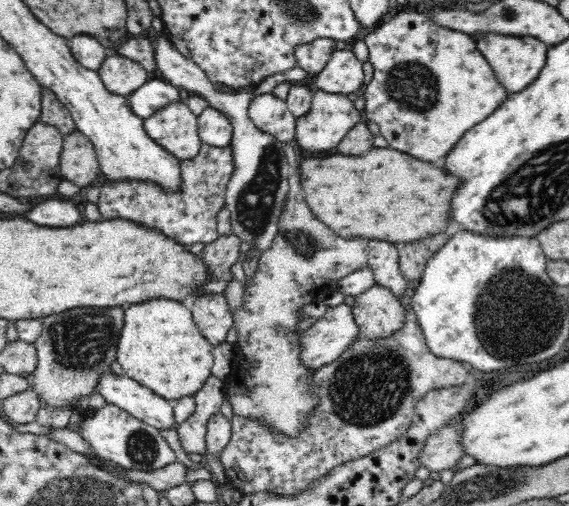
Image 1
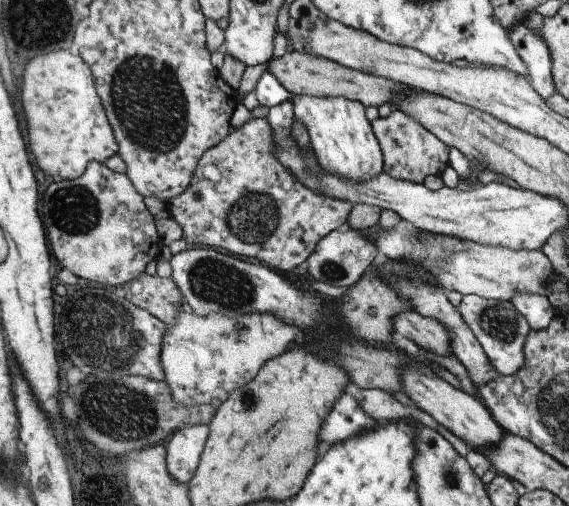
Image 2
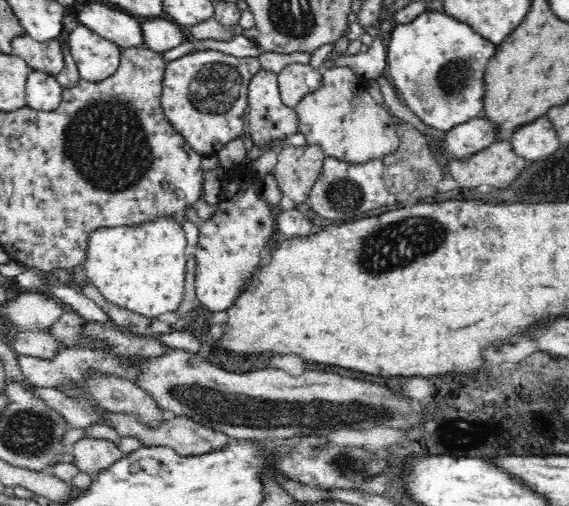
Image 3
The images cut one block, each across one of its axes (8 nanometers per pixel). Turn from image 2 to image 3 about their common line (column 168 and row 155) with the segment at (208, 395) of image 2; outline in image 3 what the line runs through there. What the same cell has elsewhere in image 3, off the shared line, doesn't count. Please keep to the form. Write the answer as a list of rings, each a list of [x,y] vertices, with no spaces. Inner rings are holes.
[[[347,66],[322,70],[322,86],[302,98],[294,108],[298,130],[309,146],[318,146],[325,156],[350,164],[362,164],[374,158],[382,160],[397,150],[400,142],[395,125],[398,121],[369,95],[365,79]]]

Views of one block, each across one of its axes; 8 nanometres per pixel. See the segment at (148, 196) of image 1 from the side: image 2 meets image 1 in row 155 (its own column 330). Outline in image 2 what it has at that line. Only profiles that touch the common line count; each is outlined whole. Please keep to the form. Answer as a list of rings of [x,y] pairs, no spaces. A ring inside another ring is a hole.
[[[259,117],[245,122],[236,132],[229,132],[218,146],[202,154],[190,186],[180,196],[167,202],[170,217],[182,226],[183,238],[188,245],[202,244],[202,247],[220,248],[223,252],[228,250],[236,256],[256,258],[280,272],[292,272],[316,250],[322,238],[346,227],[346,219],[352,208],[350,202],[306,188],[278,162],[274,148],[276,144],[270,122],[267,117]]]

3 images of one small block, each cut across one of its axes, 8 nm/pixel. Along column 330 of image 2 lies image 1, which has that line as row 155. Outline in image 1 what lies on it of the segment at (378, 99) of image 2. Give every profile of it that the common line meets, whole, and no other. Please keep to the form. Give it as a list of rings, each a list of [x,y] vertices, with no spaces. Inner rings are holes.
[[[78,130],[63,136],[59,163],[63,178],[79,187],[92,184],[101,171],[93,144]]]

